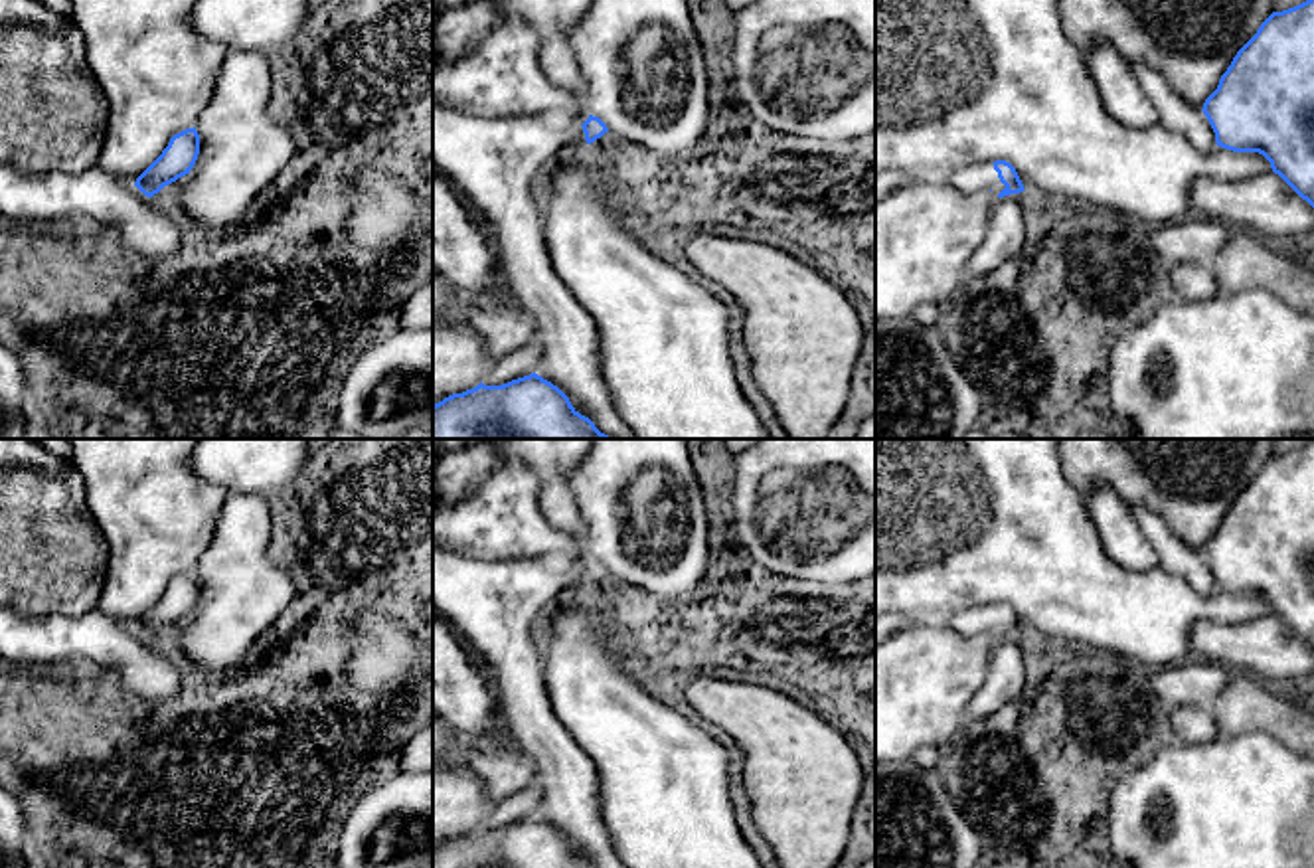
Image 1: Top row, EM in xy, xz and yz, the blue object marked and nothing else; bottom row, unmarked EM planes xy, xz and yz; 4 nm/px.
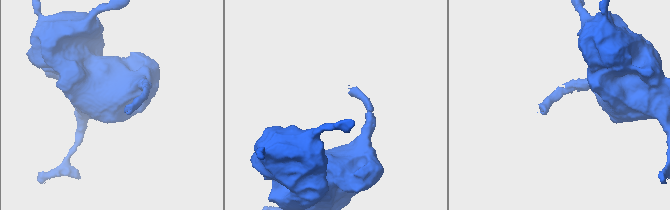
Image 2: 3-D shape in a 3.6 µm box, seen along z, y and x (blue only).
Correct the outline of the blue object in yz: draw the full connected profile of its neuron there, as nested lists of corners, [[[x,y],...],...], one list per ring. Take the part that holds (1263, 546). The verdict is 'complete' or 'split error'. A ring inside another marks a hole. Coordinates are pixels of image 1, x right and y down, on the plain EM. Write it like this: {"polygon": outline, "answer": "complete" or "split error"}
{"polygon": [[[1314,439],[1261,467],[1201,554],[1217,589],[1263,597],[1314,651]]], "answer": "complete"}

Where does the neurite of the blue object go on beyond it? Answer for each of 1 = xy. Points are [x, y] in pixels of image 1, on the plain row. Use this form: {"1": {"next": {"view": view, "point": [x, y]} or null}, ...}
{"1": {"next": null}}

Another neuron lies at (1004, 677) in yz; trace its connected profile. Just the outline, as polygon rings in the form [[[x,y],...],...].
[[[1024,635],[998,641],[986,678],[964,710],[964,726],[994,714],[1020,696],[1026,672],[1024,641]]]

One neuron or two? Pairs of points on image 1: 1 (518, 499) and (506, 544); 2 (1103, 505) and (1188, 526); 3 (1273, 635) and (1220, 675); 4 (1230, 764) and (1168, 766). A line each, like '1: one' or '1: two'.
1: one
2: two
3: two
4: one

